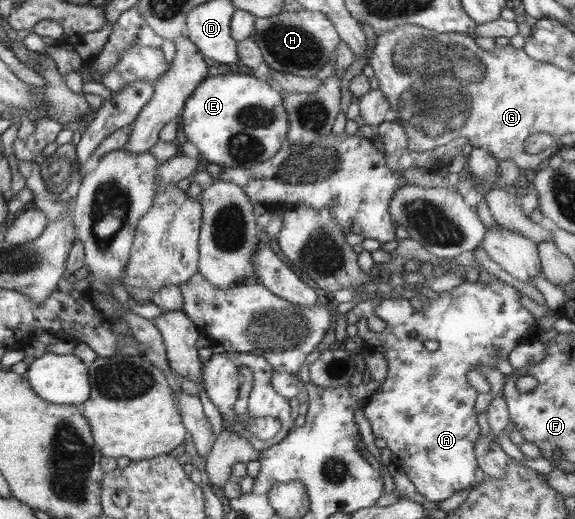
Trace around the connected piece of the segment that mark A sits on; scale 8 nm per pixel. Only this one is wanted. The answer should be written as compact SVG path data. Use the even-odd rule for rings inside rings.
M491 276L491 279L488 283L465 280L450 291L438 292L436 299L430 298L430 302L423 303L418 311L407 299L384 298L373 310L374 317L385 322L386 328L380 332L370 330L365 317L355 323L365 350L370 353L382 353L388 362L388 377L364 403L364 416L372 425L375 438L382 438L388 444L393 463L406 473L418 493L435 503L468 489L476 477L474 449L477 441L480 441L480 427L476 423L474 401L478 393L470 383L468 374L479 366L497 369L497 363L500 360L508 360L515 347L539 341L537 321L532 313L520 304L520 291L496 276ZM410 333L416 333L416 339L410 337ZM430 339L438 341L439 347L436 351L426 350L424 341Z

